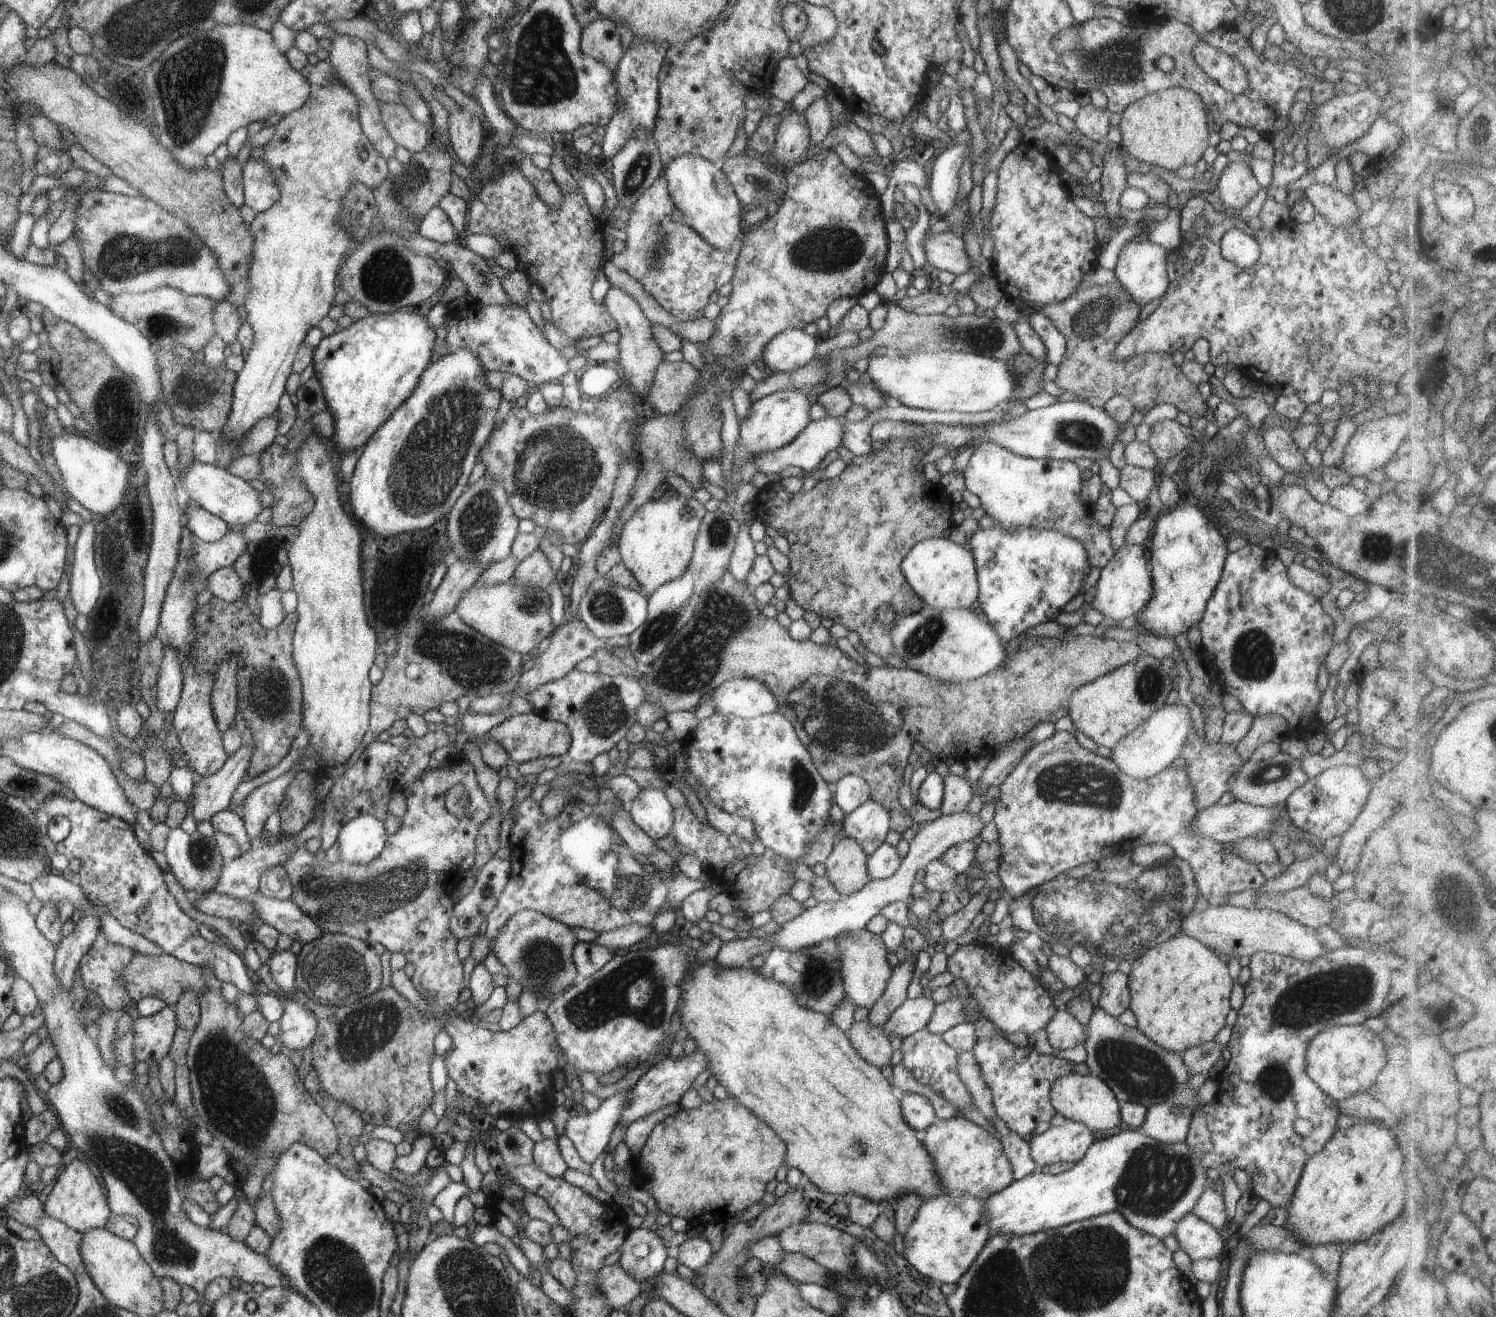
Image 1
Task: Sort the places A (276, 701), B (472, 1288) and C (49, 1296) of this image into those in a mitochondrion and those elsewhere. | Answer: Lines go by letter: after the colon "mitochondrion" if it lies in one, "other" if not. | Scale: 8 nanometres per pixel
A: mitochondrion
B: mitochondrion
C: mitochondrion

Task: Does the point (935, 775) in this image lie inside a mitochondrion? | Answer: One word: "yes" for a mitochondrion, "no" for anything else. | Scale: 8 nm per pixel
no

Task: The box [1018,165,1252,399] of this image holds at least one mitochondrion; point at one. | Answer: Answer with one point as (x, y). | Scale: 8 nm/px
(1089, 321)

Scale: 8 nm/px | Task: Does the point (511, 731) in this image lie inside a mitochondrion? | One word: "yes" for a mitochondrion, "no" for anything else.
no

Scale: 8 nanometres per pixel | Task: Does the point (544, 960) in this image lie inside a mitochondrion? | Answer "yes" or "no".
yes

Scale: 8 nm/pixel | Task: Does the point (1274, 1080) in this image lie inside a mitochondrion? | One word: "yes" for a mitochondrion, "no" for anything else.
yes

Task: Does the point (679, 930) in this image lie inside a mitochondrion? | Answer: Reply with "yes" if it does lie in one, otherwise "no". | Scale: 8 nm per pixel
no

